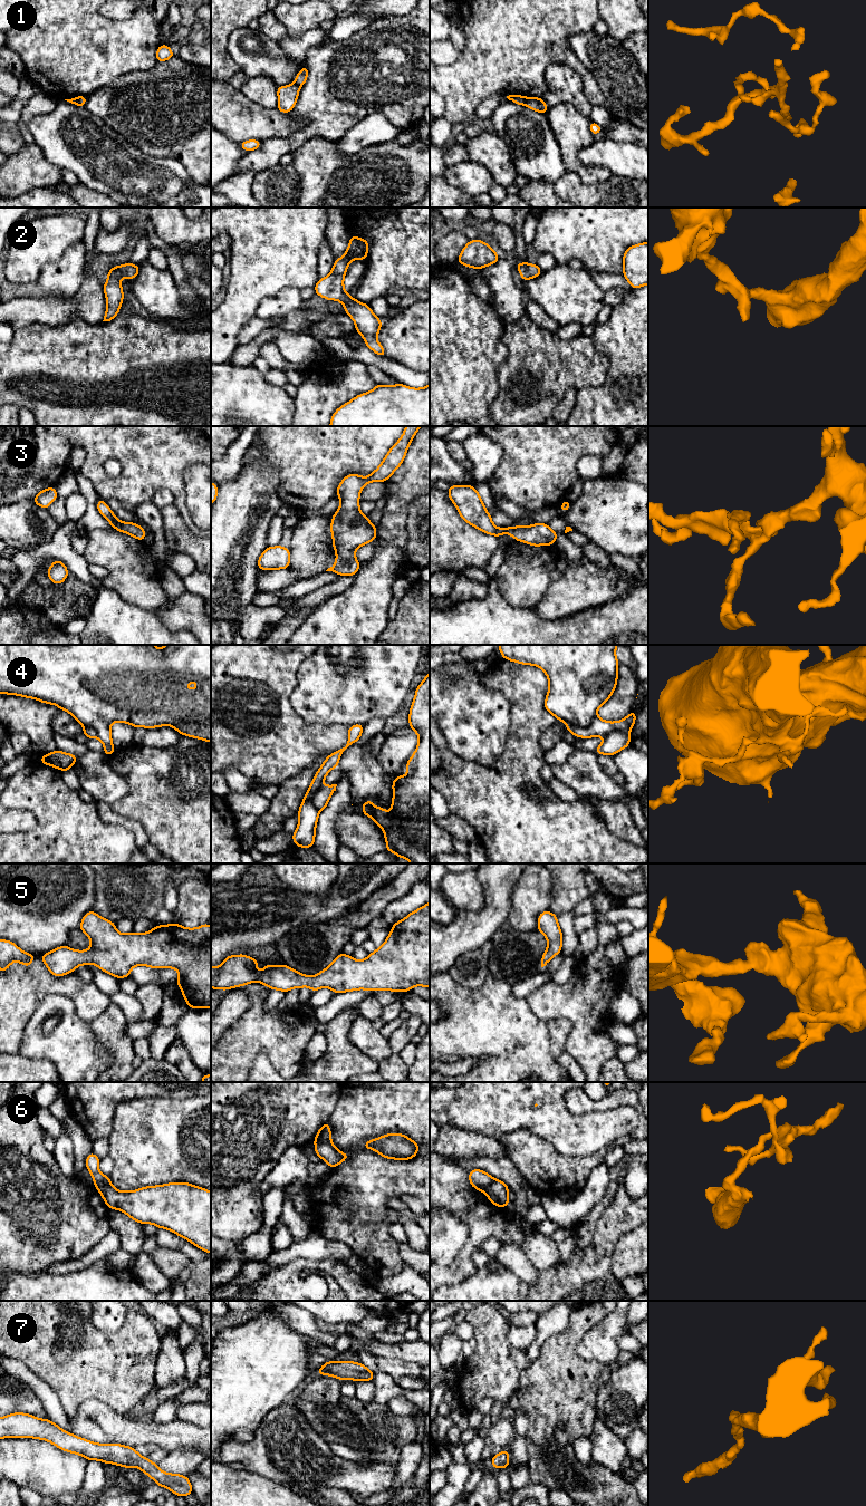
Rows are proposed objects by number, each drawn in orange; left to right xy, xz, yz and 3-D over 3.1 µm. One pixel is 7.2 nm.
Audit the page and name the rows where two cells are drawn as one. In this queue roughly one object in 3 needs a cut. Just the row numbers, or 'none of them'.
1, 4, 6

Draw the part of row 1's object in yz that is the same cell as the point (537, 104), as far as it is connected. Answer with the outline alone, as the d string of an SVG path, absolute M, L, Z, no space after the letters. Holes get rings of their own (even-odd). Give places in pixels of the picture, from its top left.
M527 97L525 105L528 108L541 114L547 114L548 112L546 103L540 97Z

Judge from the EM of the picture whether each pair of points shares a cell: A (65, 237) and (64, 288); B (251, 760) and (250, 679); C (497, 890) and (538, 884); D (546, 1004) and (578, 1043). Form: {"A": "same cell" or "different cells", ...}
{"A": "different cells", "B": "same cell", "C": "different cells", "D": "same cell"}

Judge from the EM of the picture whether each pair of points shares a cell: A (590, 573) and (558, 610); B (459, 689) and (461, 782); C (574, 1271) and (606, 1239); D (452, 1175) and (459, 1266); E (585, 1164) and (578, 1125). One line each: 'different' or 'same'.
A: same
B: different
C: same
D: same
E: different

